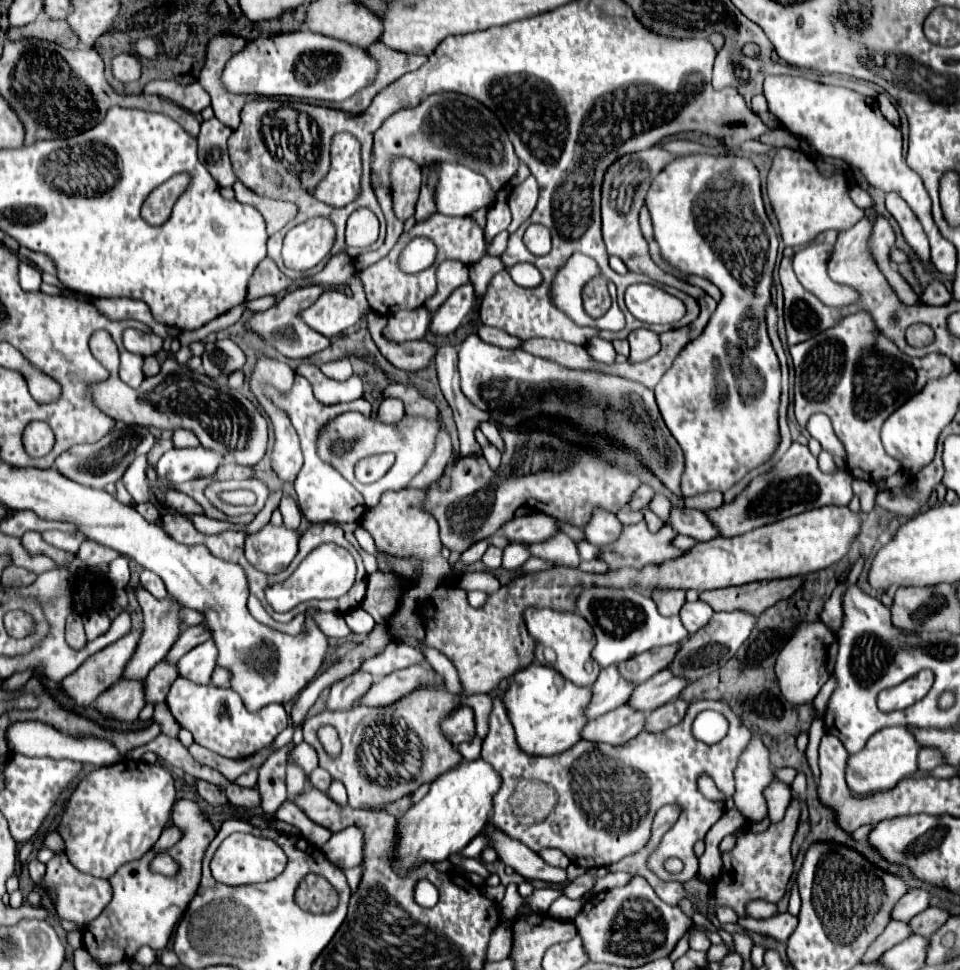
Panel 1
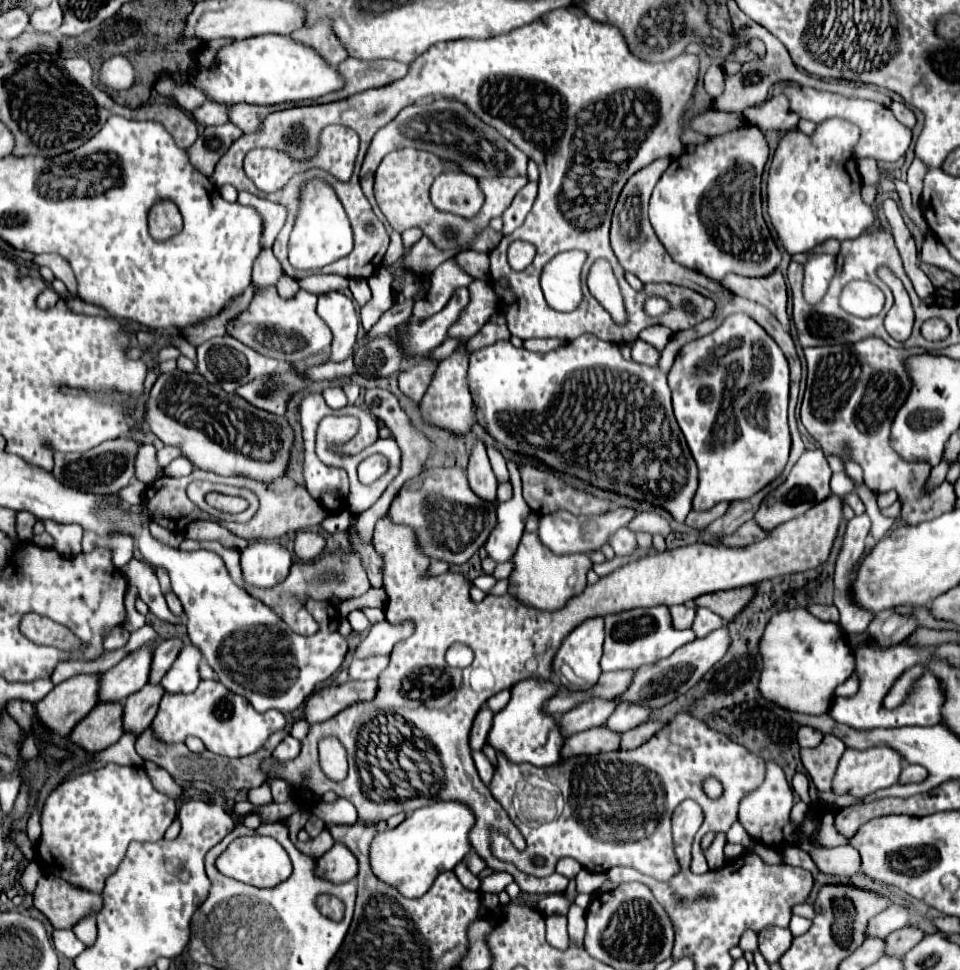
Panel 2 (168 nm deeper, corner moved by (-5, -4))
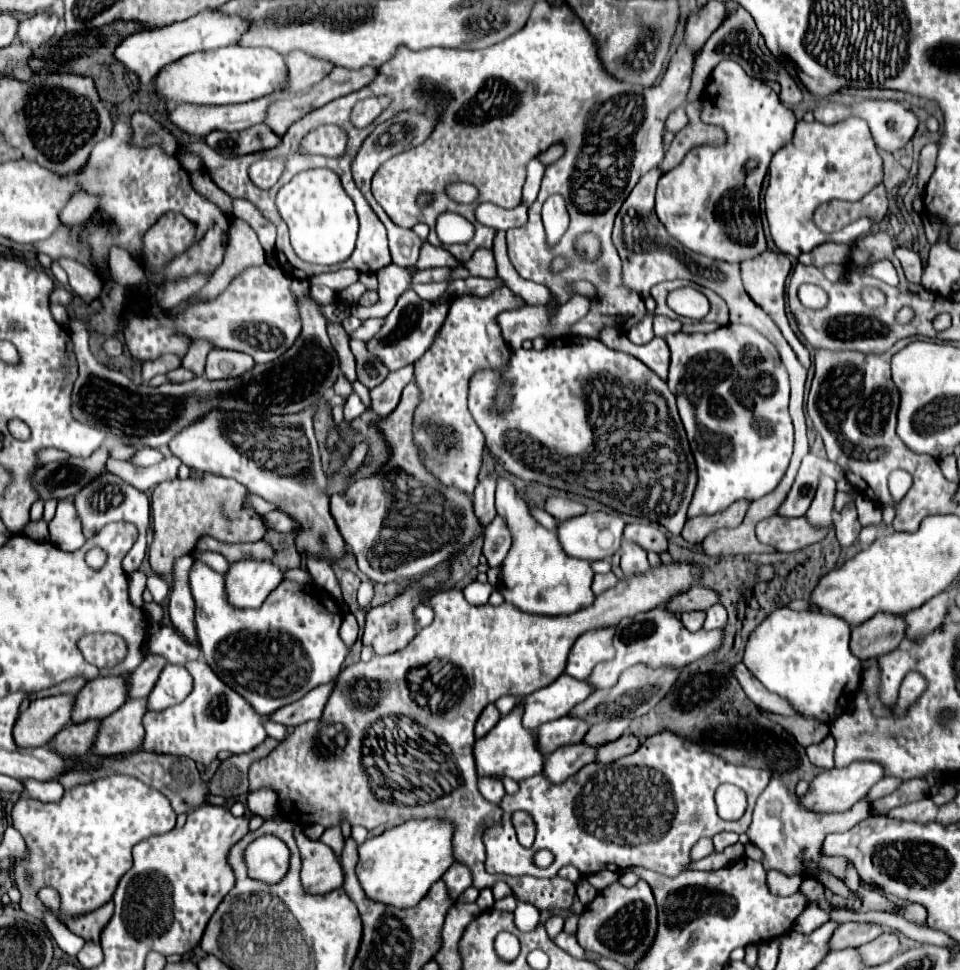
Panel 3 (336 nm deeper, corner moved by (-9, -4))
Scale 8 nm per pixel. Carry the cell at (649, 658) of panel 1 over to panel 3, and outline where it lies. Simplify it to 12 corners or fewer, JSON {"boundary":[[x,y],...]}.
{"boundary":[[562,674],[522,696],[522,726],[566,716],[592,688]]}

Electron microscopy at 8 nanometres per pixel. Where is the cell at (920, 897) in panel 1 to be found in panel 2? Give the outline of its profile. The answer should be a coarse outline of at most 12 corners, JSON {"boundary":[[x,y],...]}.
{"boundary":[[892,904],[868,924],[868,936],[886,938],[910,922],[910,908]]}

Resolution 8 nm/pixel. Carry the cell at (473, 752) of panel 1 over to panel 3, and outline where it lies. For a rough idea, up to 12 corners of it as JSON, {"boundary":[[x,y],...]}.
{"boundary":[[480,778],[478,790],[492,804],[506,794],[498,778]]}

